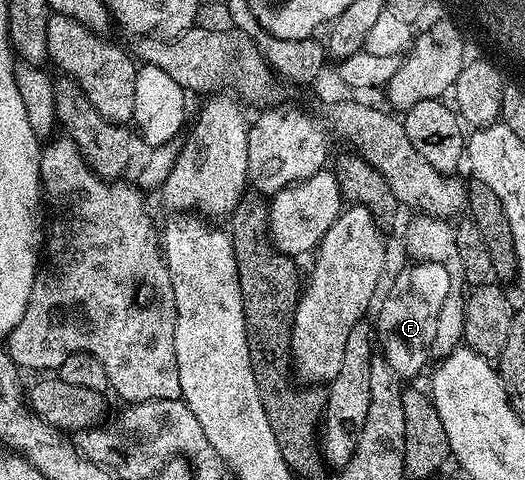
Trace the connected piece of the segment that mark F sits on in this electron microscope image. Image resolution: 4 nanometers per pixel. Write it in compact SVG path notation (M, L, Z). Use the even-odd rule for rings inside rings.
M408 262L408 267L396 277L379 307L379 320L373 323L377 343L383 346L382 358L387 360L400 380L411 381L427 363L427 354L432 354L437 337L439 304L452 294L452 272L444 263ZM427 291L435 291L430 295Z

